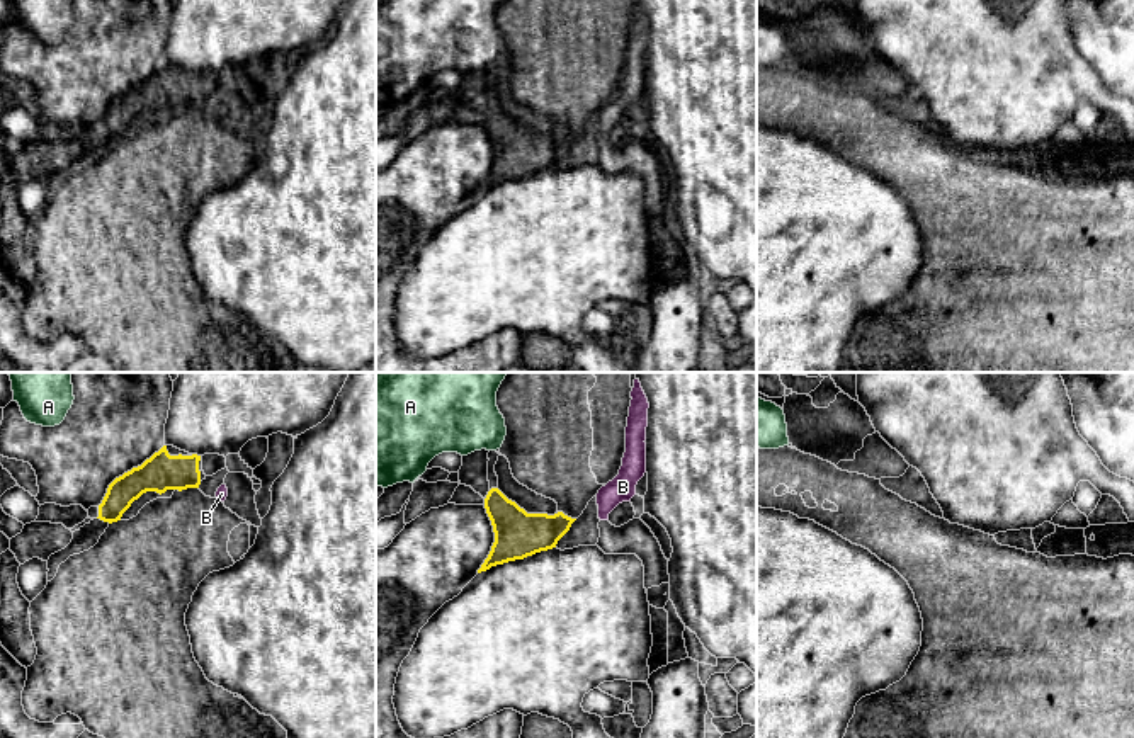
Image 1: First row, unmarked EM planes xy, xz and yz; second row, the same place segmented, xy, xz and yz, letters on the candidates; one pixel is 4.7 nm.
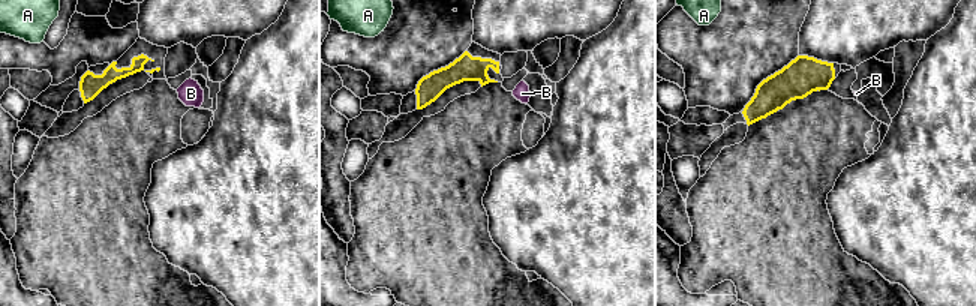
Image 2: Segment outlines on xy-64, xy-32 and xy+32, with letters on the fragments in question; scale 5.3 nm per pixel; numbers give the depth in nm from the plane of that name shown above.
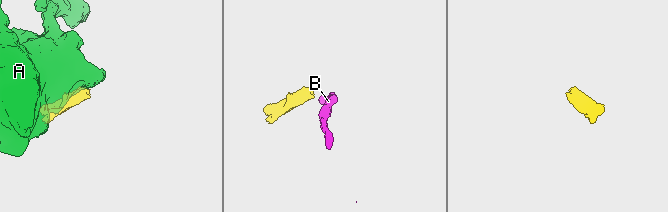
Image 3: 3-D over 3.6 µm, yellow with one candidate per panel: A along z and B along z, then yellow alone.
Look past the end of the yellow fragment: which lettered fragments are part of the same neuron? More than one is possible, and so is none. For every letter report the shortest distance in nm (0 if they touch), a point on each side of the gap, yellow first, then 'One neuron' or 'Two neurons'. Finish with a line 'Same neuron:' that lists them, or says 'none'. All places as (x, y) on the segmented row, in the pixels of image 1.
A: Distance 180 nm. Across: xz (492, 488), (492, 449). Two neurons
B: Distance 90 nm. Across: xy (199, 483), (216, 492). Two neurons
Same neuron: none

